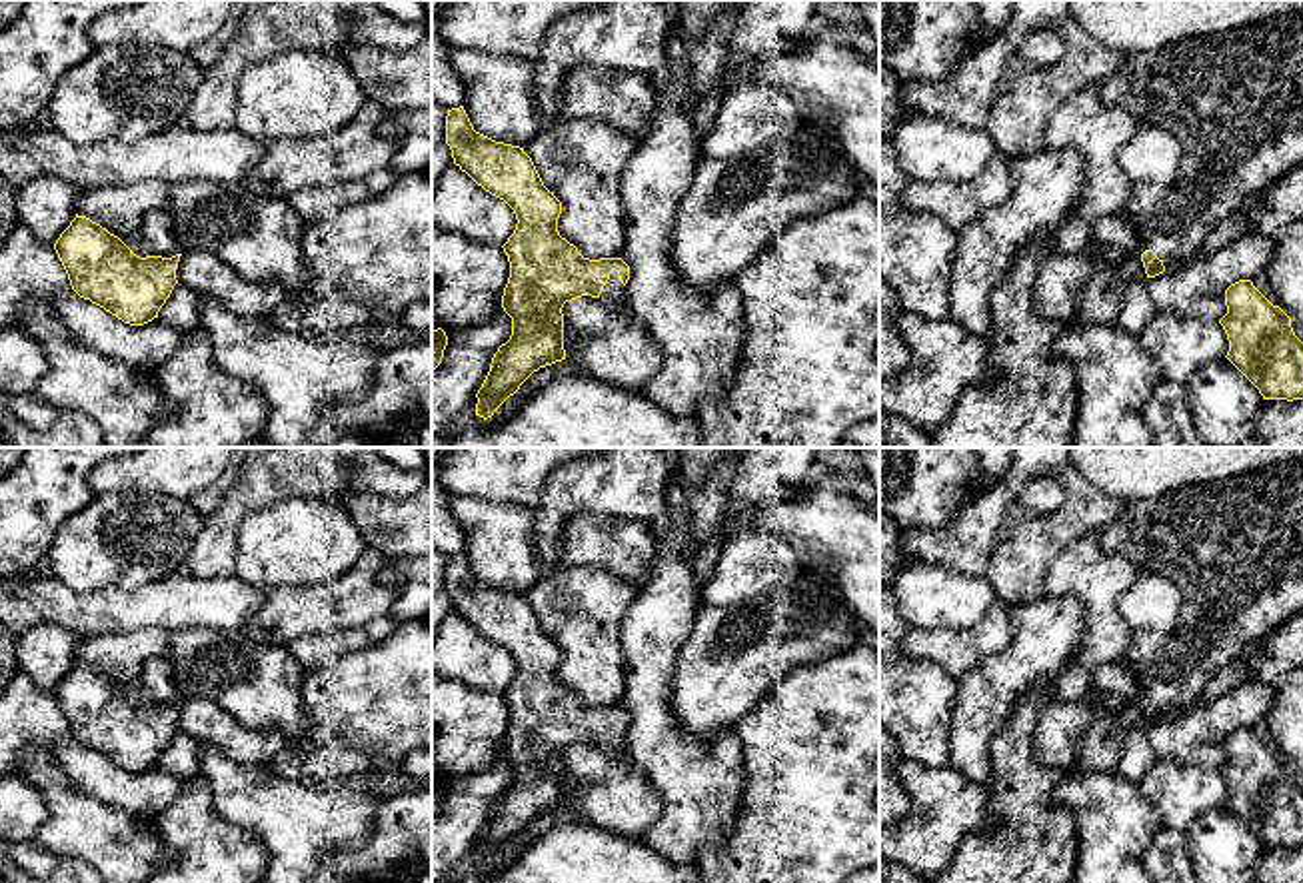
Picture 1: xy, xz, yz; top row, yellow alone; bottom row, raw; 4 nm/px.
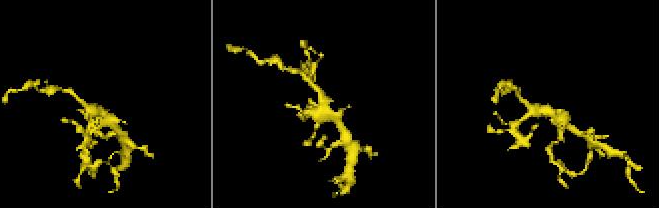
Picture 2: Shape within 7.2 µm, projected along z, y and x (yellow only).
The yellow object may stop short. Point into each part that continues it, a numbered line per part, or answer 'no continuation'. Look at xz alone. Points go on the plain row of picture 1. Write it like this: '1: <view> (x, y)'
1: xz (612, 742)

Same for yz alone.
1: yz (1234, 548)

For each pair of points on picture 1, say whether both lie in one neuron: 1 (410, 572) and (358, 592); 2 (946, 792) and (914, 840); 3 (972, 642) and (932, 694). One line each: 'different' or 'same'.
1: different
2: same
3: different

